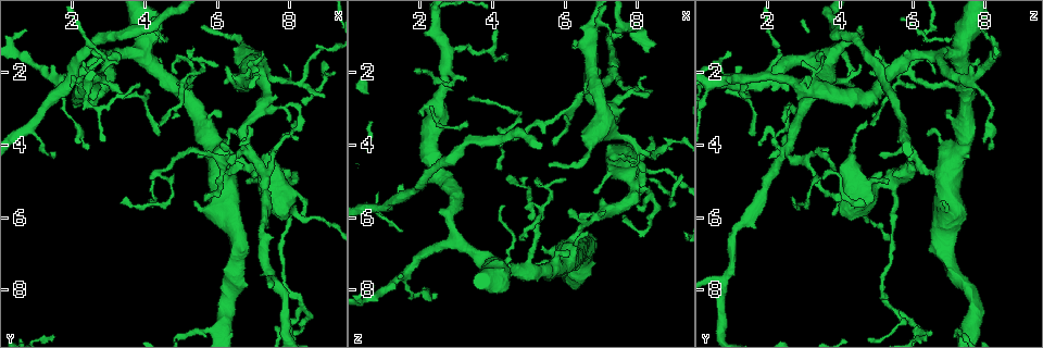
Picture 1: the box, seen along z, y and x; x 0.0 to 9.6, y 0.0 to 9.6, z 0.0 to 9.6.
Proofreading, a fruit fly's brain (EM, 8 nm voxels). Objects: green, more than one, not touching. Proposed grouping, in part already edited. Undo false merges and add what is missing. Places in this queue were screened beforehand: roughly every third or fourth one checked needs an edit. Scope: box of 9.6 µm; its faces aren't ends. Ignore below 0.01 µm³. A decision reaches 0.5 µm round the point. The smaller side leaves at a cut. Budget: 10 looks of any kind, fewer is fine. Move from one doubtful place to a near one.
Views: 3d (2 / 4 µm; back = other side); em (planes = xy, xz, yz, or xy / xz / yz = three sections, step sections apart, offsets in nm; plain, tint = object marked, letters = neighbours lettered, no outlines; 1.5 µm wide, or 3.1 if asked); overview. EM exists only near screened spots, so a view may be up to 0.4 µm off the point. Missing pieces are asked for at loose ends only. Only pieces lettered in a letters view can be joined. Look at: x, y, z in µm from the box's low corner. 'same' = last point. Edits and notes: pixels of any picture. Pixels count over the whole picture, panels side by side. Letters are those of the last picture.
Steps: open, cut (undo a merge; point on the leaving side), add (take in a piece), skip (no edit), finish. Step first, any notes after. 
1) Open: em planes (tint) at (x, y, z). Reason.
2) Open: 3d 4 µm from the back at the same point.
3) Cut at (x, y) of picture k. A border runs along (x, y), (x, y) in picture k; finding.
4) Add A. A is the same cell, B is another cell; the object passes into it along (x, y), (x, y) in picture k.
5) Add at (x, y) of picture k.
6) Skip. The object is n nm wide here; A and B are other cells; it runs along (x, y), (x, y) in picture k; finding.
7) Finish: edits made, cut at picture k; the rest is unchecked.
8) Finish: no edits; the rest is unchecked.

Open: em planes (plain) at (7.70, 4.00, 4.40). A narrow waist.

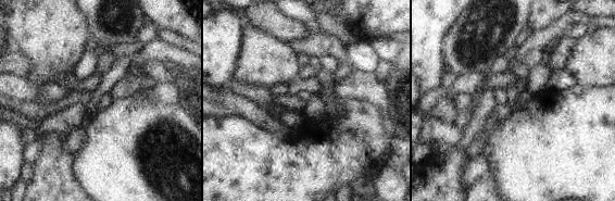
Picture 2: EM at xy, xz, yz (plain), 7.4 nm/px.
Open: em planes (letters) at the same point.

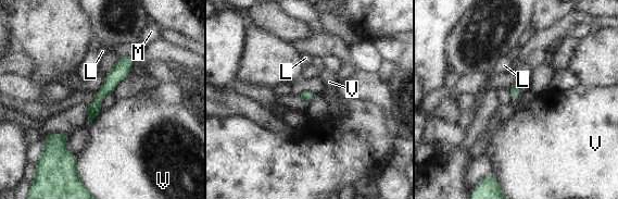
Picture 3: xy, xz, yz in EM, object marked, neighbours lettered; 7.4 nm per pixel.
Skip. The object is 70 nm wide here; L, M and V are other cells; it runs along (131, 59), (102, 91), (90, 116) in picture 3; continuous, no second neuron.

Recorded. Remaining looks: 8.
Open: em planes (plain) at (5.35, 1.25, 5.05). An open end.

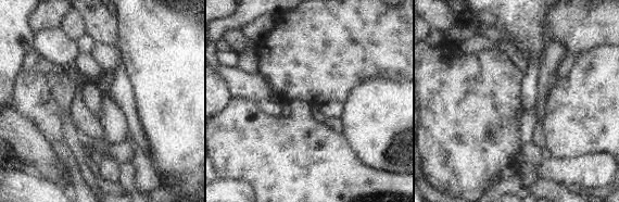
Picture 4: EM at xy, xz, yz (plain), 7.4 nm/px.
Open: em planes (letters) at the same point. What lies round it.

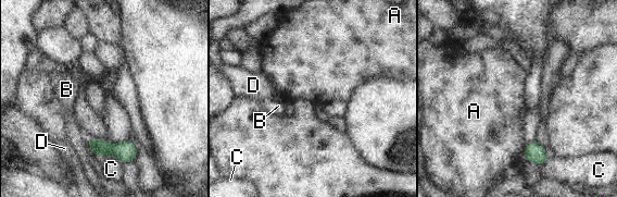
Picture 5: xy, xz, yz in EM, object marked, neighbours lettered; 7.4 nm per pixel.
Skip. The longest contact is with C, 170 nm; A, B, C and D are other cells; no lettered piece goes on from it.

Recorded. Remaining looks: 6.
Open: em 3.1 µm planes (letters) at (6.55, 2.55, 2.55). Thick end.

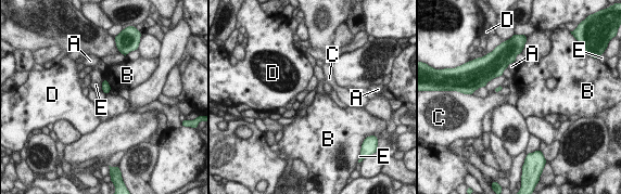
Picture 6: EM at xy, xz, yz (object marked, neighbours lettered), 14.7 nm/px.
Skip. A, B, C, D and E are other cells; a border runs along (104, 78), (111, 88) in picture 6; none of them fits.

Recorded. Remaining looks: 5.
Open: em planes (plain) at (7.20, 4.65, 2.20). Sharp bend.

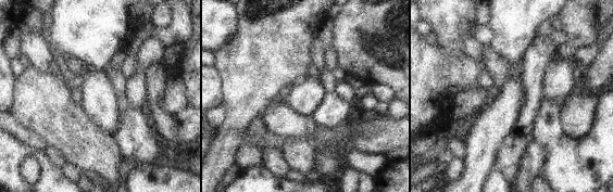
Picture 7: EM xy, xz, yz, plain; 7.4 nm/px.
Open: em planes (letters) at the same point.

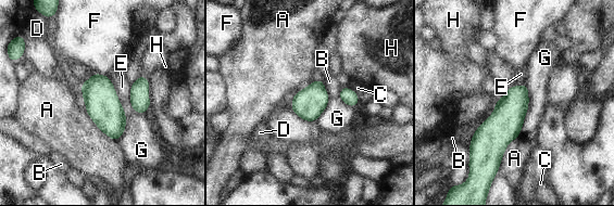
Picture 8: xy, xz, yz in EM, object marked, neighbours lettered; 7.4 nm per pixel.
Skip. The object is 240 nm wide here; the longest contact is with G, 420 nm; A, B, C, D, E, F, G and H are other cells; all the same neuron.

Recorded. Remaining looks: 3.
Finish: no edits; the rest is unchecked.

